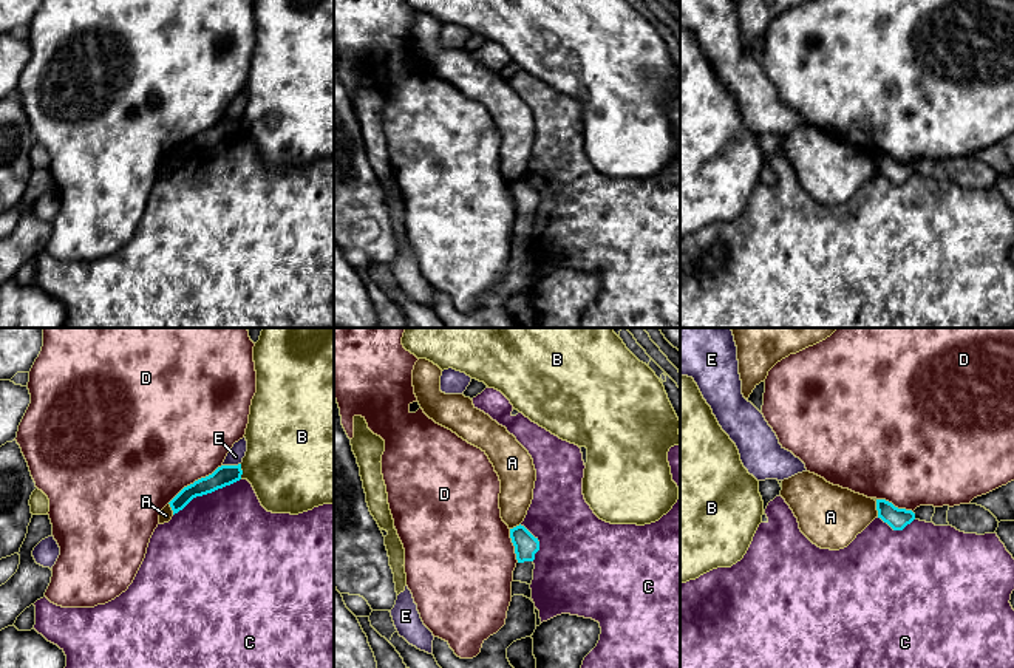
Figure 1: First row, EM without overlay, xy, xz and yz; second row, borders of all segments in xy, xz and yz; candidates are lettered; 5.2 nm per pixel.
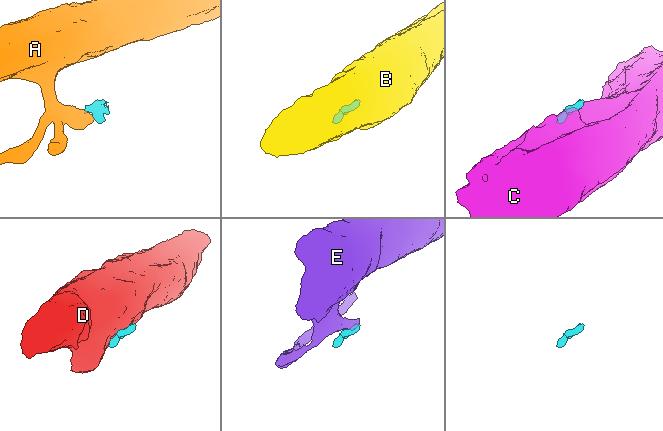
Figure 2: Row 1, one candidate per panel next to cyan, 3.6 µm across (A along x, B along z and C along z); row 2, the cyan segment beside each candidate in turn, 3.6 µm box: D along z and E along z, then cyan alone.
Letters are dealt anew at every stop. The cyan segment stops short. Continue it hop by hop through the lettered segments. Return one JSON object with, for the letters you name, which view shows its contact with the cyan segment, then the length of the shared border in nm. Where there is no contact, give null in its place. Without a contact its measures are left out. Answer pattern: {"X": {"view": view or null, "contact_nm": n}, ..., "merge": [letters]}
{"merge": []}

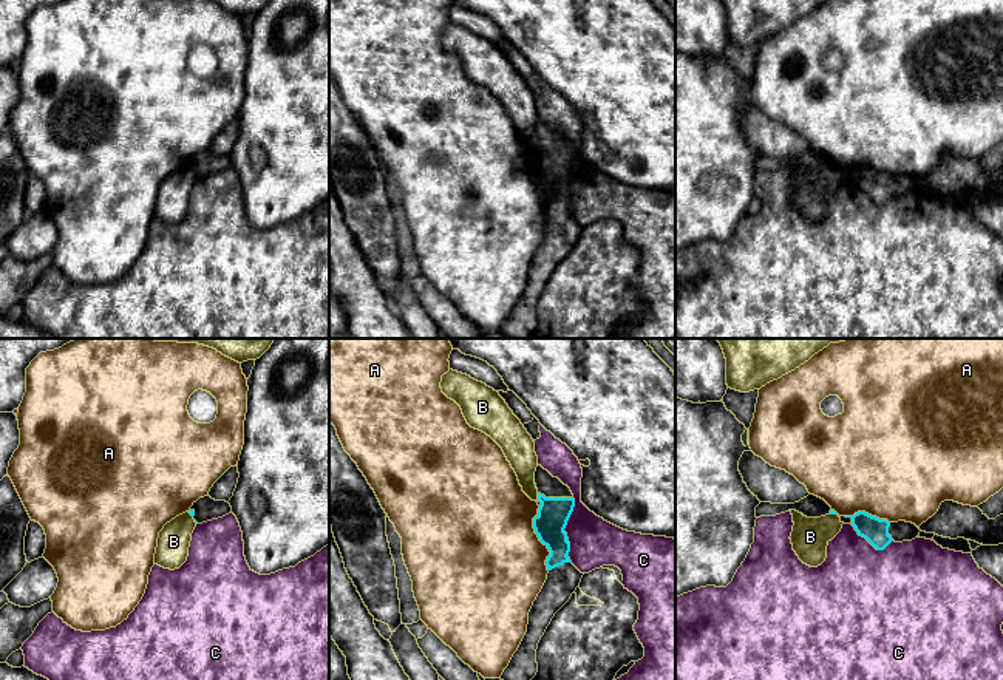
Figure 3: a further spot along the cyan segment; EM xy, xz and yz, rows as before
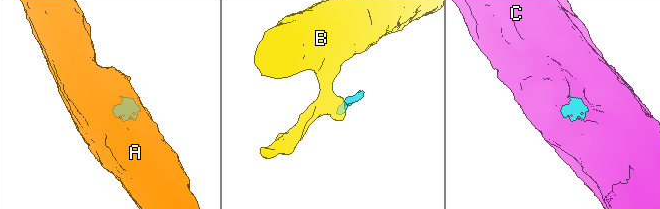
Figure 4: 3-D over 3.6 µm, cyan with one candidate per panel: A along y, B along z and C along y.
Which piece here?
{"merge": []}

